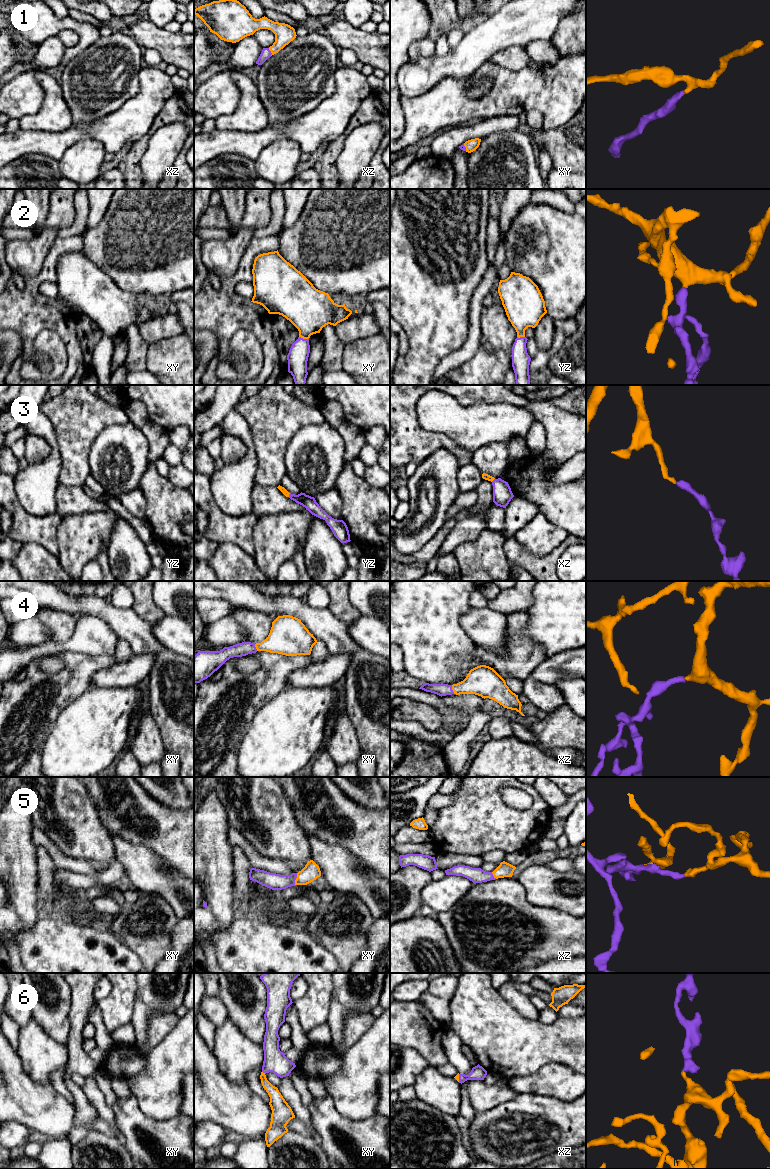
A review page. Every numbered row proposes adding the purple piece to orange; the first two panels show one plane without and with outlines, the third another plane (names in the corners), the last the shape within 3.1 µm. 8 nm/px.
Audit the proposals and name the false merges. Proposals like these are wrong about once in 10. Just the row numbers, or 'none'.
none

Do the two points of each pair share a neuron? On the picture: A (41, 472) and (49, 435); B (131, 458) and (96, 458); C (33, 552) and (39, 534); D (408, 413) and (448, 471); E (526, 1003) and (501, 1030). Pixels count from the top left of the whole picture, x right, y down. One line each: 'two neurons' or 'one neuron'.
A: one neuron
B: one neuron
C: two neurons
D: two neurons
E: two neurons

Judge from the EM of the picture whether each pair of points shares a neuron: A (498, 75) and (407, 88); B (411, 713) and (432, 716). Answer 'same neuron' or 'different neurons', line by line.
A: different neurons
B: same neuron

